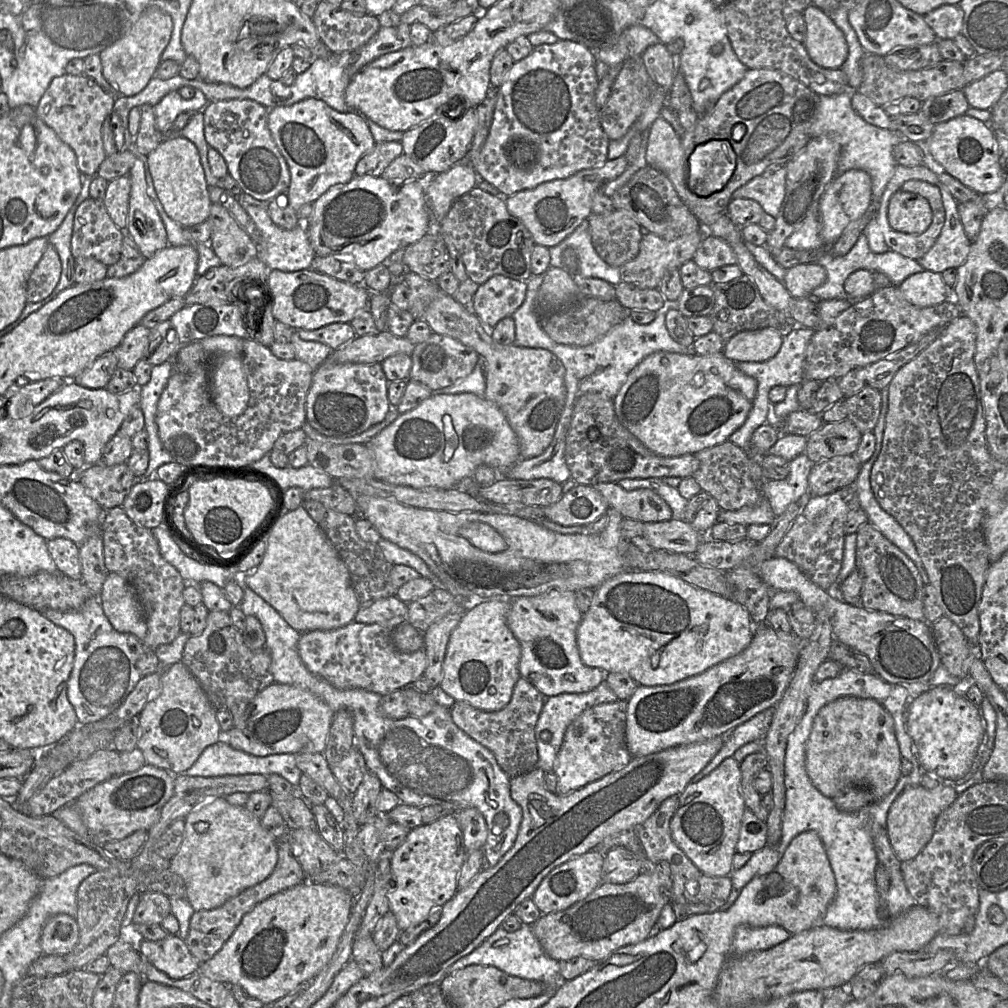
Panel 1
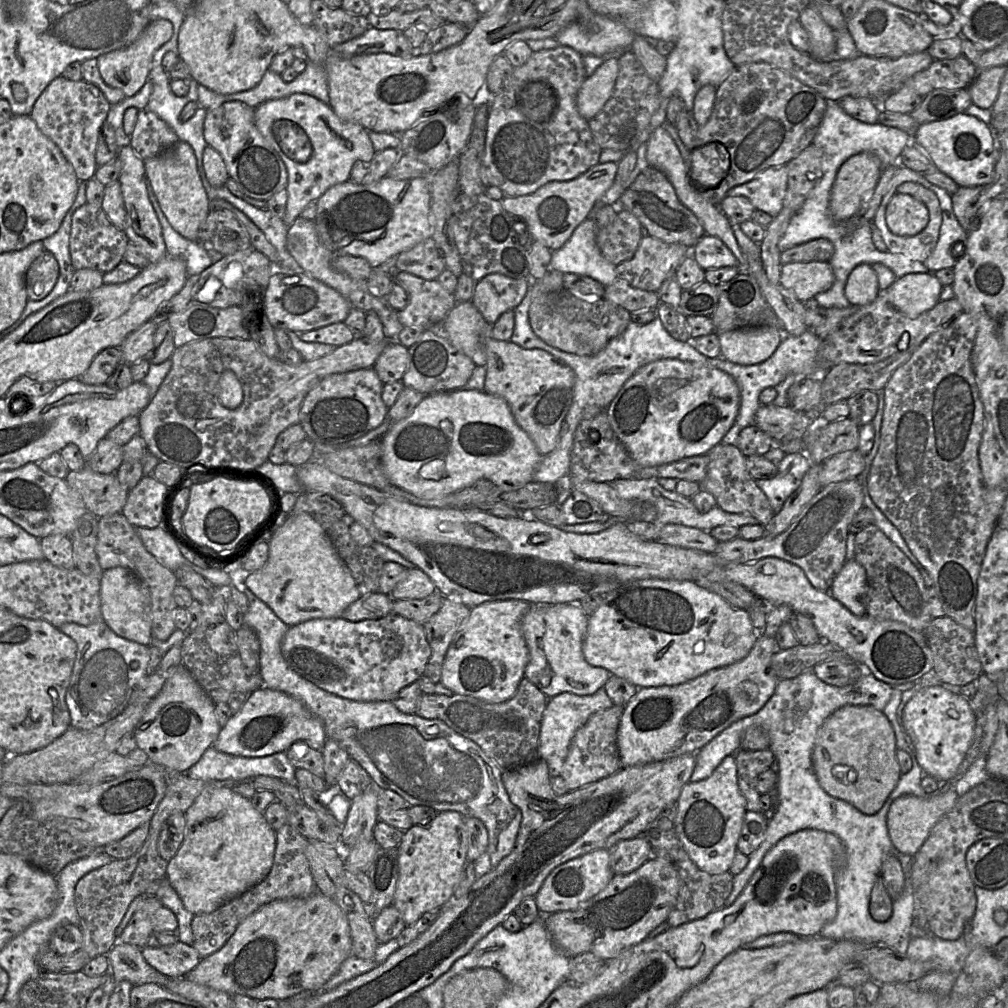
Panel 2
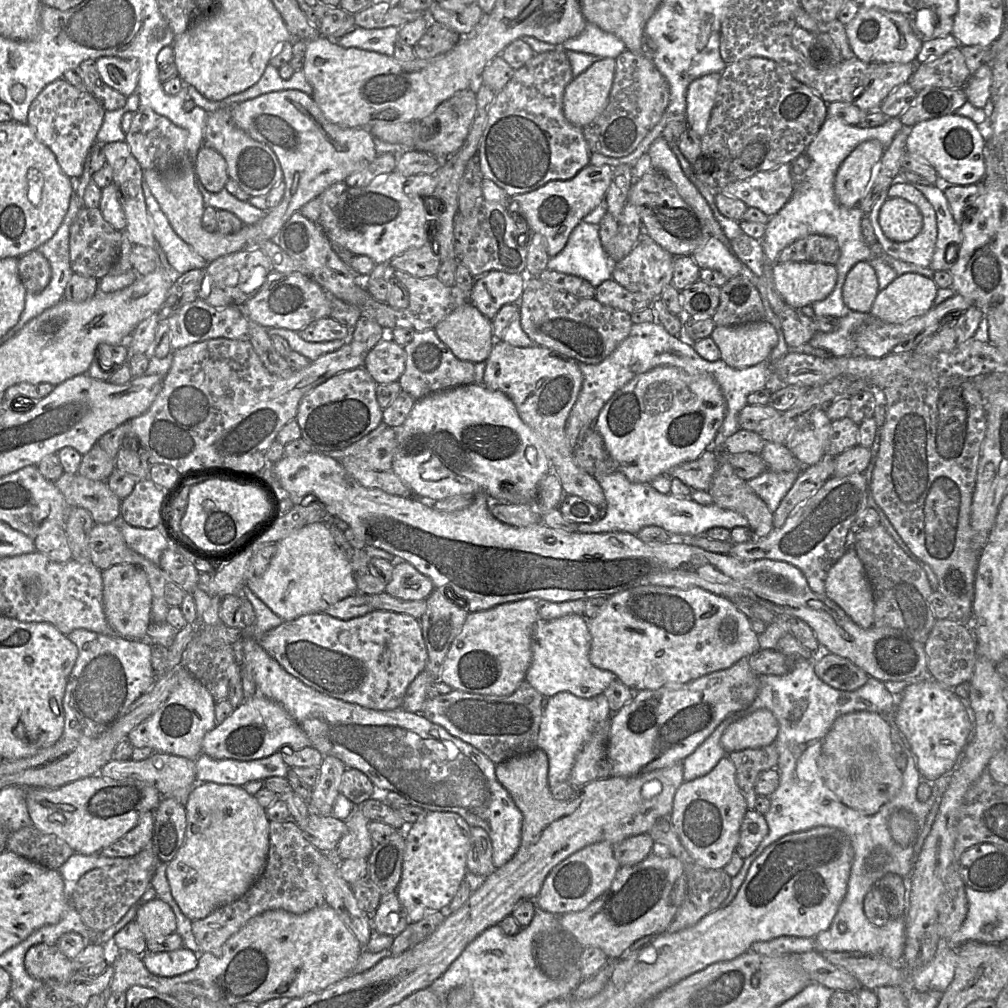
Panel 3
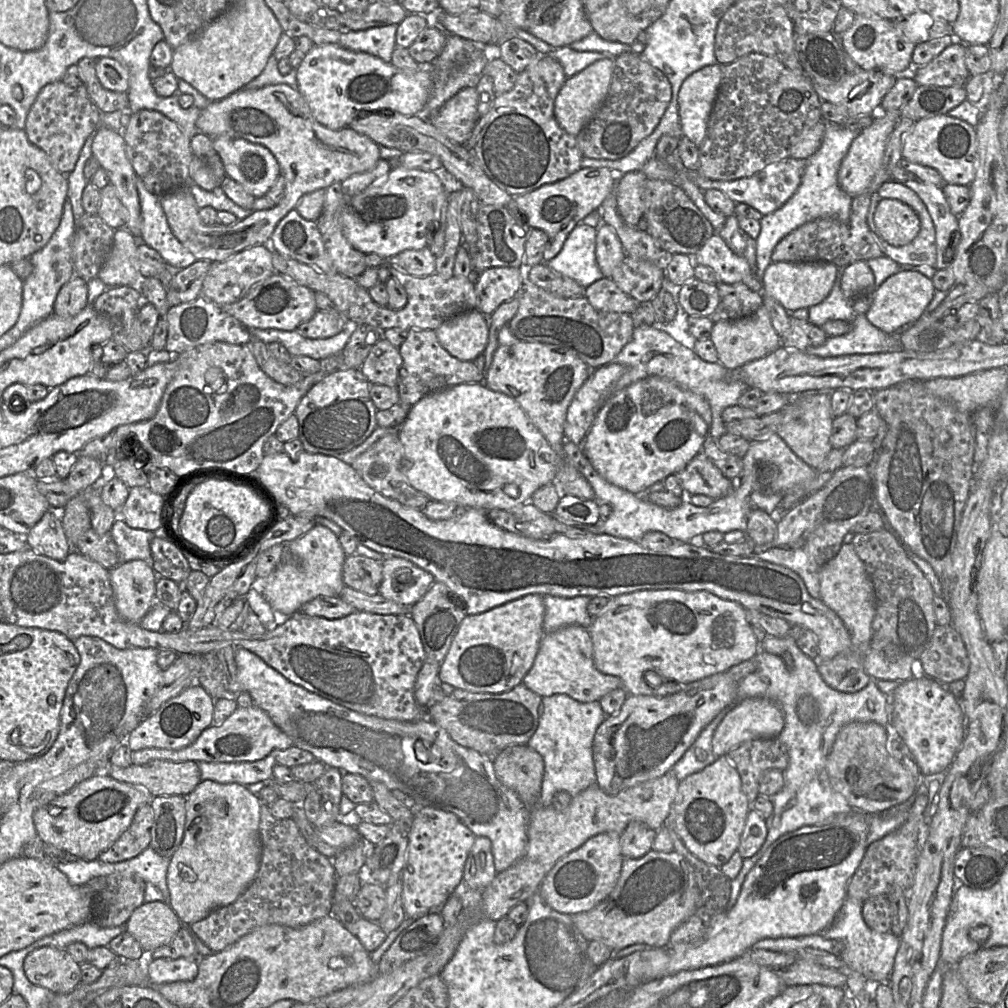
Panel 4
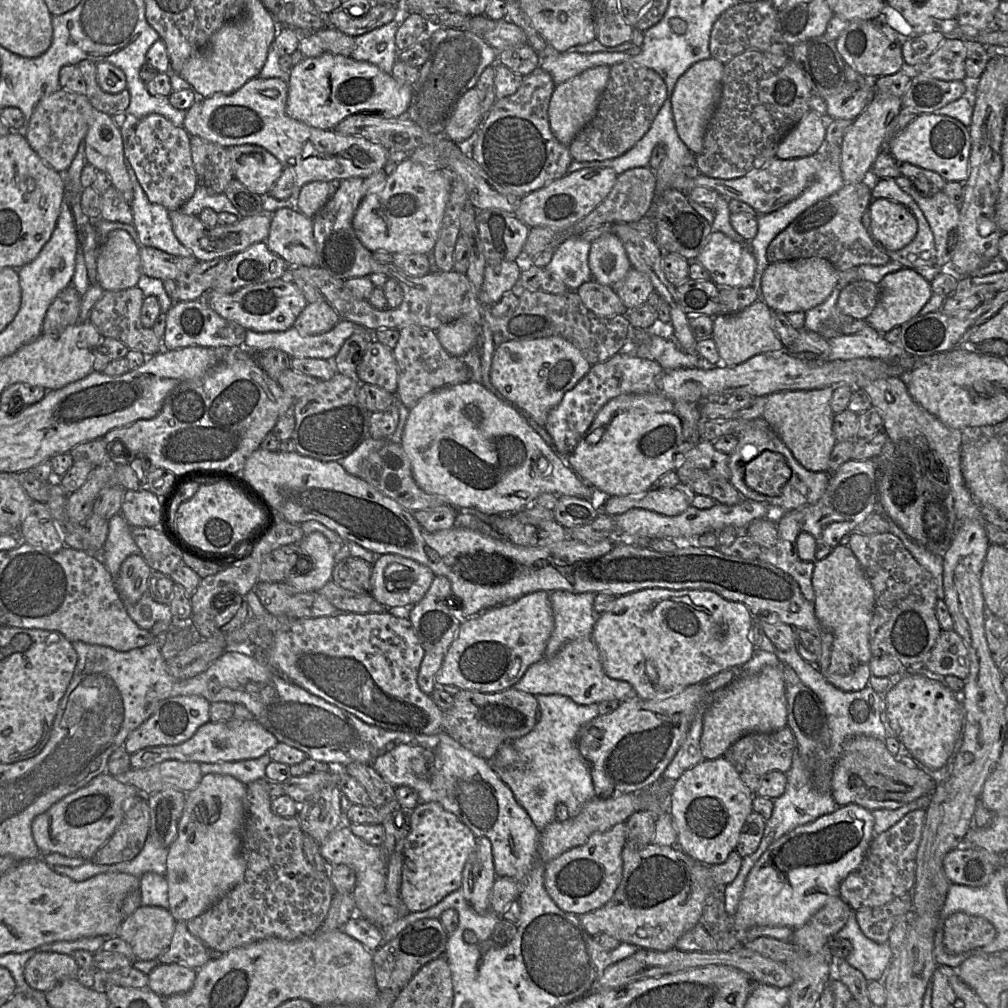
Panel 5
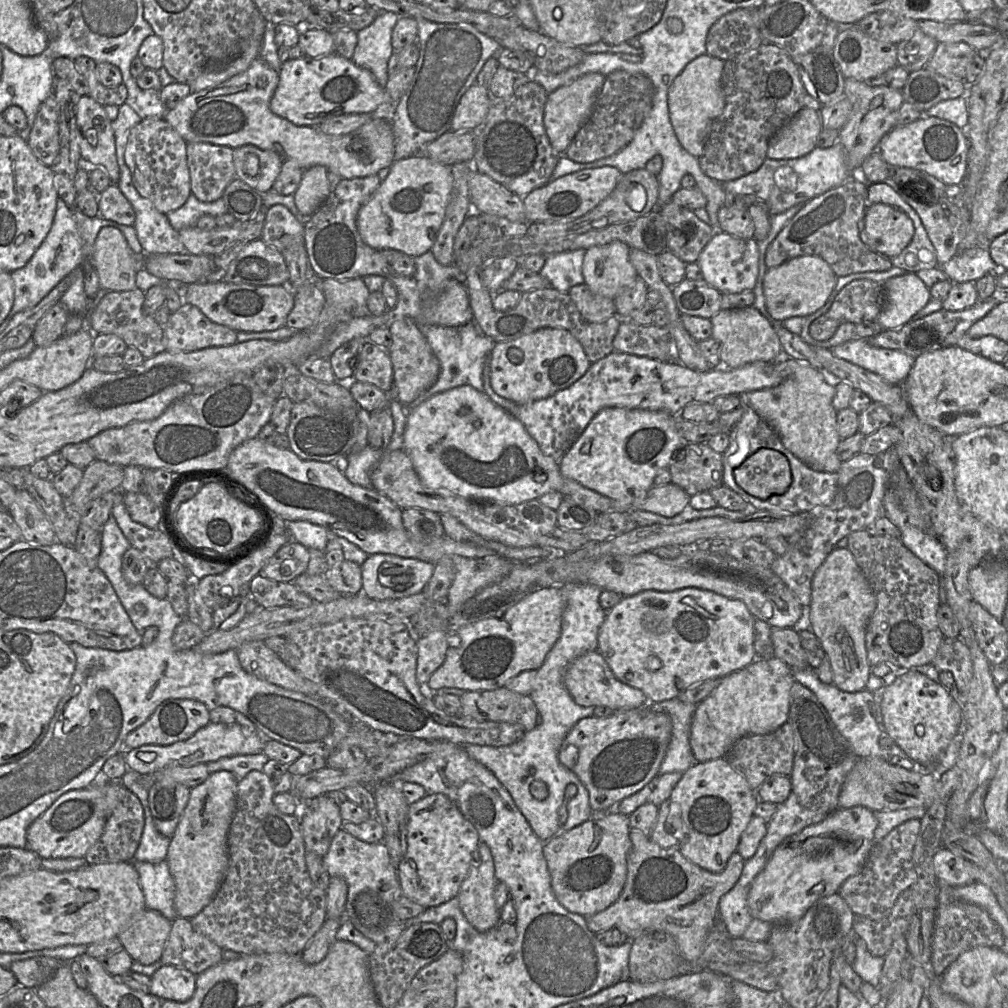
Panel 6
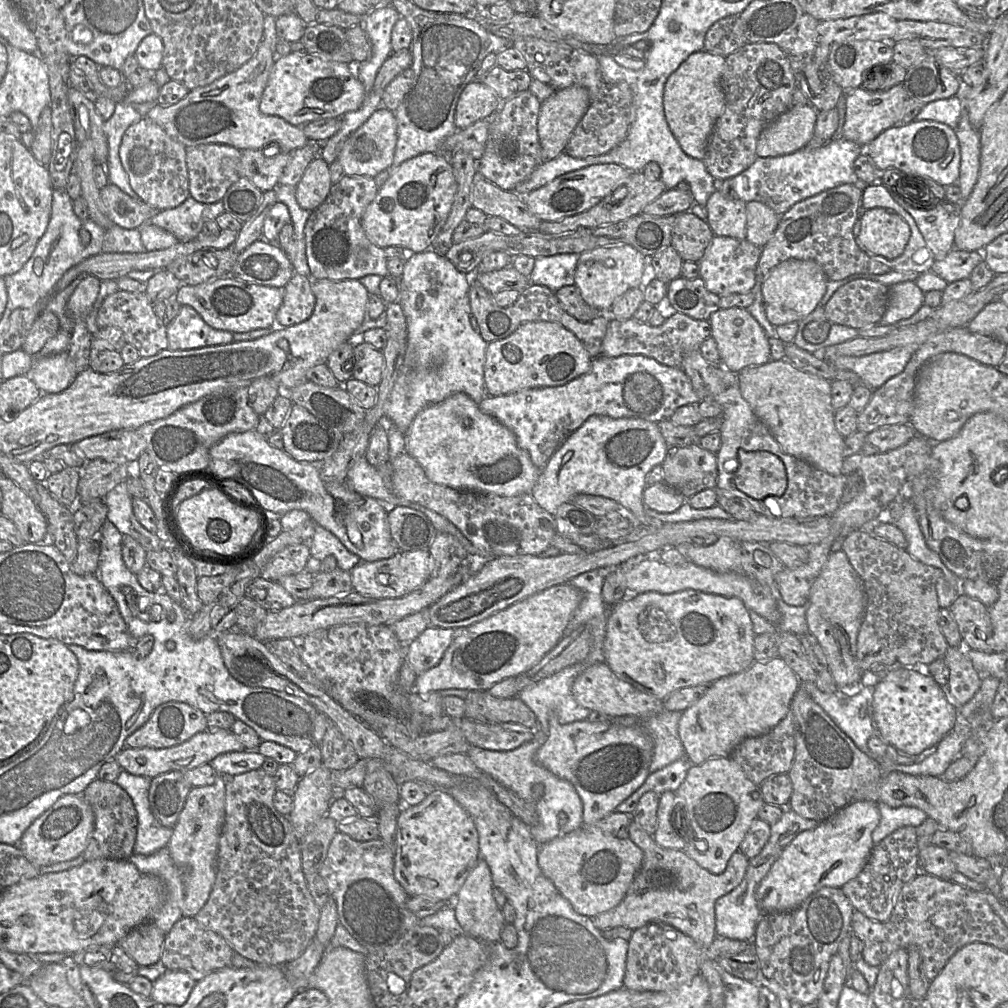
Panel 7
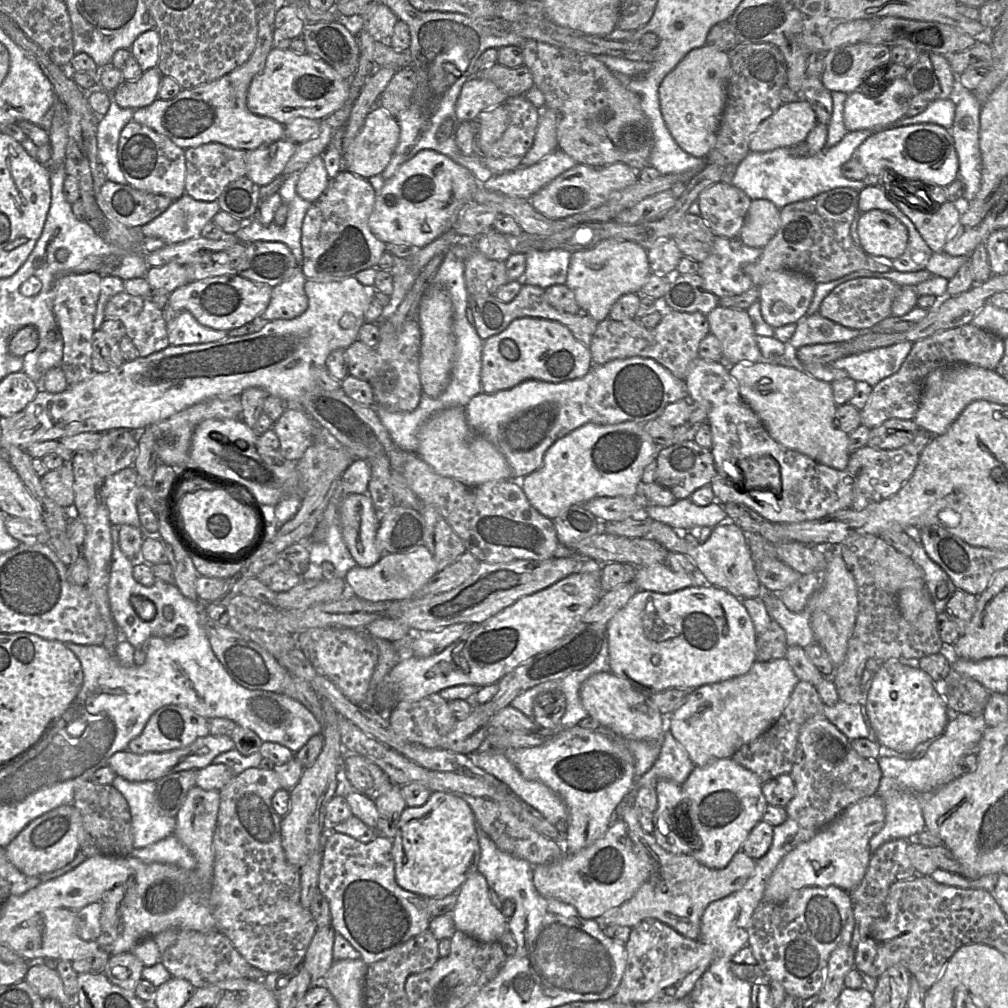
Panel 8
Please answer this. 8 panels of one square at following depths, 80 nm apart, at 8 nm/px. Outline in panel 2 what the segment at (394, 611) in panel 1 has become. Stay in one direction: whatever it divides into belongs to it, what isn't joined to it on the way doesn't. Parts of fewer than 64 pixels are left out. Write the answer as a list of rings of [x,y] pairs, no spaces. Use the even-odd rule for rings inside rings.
[[[369,593],[361,595],[342,613],[341,618],[358,622],[379,619],[393,613],[393,599],[390,594]]]

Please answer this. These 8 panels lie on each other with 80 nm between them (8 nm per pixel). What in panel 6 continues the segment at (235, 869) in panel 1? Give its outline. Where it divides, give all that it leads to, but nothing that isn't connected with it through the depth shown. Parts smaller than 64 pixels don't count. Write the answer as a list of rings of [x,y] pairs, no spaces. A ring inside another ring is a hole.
[[[218,771],[190,791],[166,857],[175,883],[177,917],[191,919],[199,914],[213,900],[225,878],[228,869],[227,836],[236,808],[239,780],[229,771]]]

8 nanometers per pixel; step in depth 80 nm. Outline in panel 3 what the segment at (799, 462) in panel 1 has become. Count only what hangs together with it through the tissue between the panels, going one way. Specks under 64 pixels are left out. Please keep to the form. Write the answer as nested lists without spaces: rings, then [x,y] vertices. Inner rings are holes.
[[[766,470],[760,476],[747,480],[750,488],[776,511],[781,500],[791,489],[801,470],[774,472]]]

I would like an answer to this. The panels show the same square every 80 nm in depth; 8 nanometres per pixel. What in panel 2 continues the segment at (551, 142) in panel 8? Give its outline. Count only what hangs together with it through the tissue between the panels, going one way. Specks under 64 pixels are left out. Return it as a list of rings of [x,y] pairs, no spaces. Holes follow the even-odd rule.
[[[607,57],[595,72],[584,80],[577,93],[576,106],[579,114],[587,121],[592,119],[611,97],[618,71],[618,59]]]

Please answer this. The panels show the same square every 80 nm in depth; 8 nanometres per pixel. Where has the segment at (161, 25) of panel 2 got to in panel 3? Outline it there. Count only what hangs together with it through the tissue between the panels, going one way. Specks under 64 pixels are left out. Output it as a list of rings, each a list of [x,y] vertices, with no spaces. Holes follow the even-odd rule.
[[[105,56],[96,60],[96,68],[102,81],[125,97],[136,92],[140,75],[137,60]]]

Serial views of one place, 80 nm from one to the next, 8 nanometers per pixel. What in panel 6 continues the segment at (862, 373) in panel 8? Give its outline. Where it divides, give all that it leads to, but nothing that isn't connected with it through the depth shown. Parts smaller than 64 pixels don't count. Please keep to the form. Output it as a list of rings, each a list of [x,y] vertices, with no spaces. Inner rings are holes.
[[[853,338],[831,351],[835,357],[865,368],[891,384],[902,384],[915,360],[900,350],[872,346],[864,338]]]

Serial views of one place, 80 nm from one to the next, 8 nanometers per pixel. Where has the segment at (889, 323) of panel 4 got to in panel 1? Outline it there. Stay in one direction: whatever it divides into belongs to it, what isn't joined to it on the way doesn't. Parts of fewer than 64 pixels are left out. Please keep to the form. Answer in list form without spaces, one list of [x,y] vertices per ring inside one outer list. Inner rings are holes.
[[[930,270],[907,277],[898,288],[908,302],[918,307],[935,306],[947,299],[941,274]]]

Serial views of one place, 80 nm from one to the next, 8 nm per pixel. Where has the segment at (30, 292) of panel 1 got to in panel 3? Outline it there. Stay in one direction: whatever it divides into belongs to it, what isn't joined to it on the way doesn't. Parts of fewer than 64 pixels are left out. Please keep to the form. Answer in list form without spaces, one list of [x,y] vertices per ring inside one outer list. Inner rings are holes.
[[[32,250],[18,258],[18,274],[26,291],[39,293],[50,281],[50,263],[38,250]]]

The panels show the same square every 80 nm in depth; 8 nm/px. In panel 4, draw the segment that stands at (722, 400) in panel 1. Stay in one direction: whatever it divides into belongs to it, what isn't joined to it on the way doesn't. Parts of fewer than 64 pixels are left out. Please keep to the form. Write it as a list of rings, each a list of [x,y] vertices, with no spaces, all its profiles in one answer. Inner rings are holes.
[[[652,375],[631,383],[608,398],[583,440],[582,451],[595,471],[607,482],[633,494],[643,495],[650,485],[677,473],[701,452],[711,424],[712,413],[705,398],[681,388],[672,380]]]

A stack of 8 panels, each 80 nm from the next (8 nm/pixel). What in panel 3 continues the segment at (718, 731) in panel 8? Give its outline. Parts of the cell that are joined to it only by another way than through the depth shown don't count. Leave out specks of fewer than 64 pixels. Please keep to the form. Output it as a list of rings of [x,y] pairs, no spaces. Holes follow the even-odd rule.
[[[758,709],[727,727],[721,736],[721,745],[727,754],[748,748],[773,744],[779,724],[767,709]]]

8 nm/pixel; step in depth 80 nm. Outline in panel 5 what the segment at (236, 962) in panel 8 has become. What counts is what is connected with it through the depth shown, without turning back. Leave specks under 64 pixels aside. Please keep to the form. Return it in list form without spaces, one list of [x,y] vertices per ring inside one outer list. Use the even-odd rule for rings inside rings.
[[[178,921],[171,943],[157,958],[161,964],[179,964],[198,970],[210,960],[209,948],[188,930],[187,923]]]

